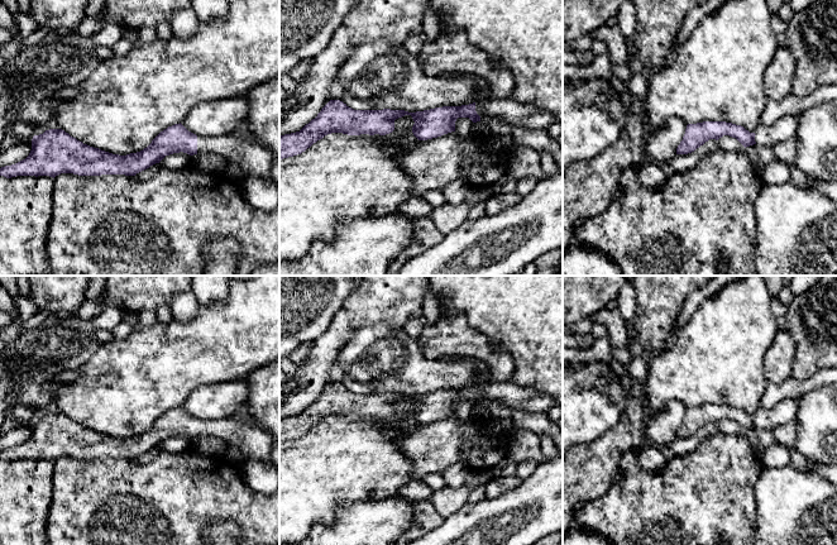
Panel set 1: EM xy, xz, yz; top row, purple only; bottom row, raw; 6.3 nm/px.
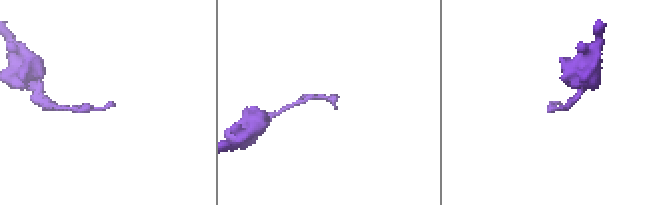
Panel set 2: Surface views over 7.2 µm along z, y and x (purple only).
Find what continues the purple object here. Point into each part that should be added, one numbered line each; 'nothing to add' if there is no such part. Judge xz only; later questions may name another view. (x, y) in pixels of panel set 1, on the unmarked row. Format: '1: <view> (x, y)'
1: xz (508, 393)

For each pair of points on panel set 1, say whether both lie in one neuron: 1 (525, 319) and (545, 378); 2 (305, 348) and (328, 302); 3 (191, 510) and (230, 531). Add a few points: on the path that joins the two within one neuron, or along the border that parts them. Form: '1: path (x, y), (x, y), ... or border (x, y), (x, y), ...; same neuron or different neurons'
1: path (540, 334), (545, 339), (545, 363); same neuron
2: border (311, 343), (301, 343), (292, 352); different neurons
3: border (242, 529), (233, 521), (220, 520), (202, 531); different neurons

